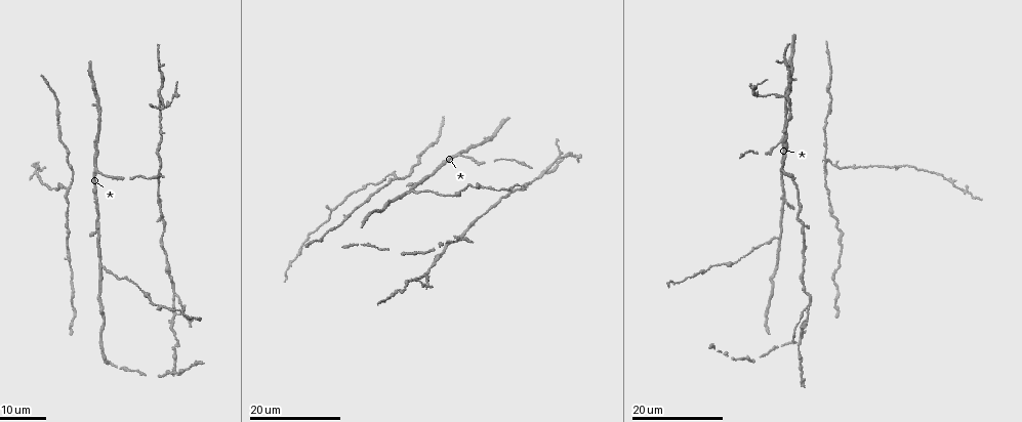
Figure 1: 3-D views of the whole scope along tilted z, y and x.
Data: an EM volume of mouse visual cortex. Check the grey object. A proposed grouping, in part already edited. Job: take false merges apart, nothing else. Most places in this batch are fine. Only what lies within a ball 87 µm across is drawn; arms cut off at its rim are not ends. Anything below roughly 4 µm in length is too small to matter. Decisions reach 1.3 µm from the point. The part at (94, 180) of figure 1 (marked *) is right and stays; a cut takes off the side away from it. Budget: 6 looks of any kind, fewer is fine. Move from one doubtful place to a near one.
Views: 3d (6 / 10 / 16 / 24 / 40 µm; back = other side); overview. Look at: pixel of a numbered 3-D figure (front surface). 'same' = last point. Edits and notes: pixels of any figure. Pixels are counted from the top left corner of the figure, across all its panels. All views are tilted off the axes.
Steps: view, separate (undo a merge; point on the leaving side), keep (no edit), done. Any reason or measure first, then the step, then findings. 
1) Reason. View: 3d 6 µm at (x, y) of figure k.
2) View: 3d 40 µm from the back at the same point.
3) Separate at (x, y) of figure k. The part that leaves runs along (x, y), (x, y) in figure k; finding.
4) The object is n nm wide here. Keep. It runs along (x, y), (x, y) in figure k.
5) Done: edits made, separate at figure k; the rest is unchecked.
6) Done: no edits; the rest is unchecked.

View: 3d 24 µm at (406, 194) of figure 1.

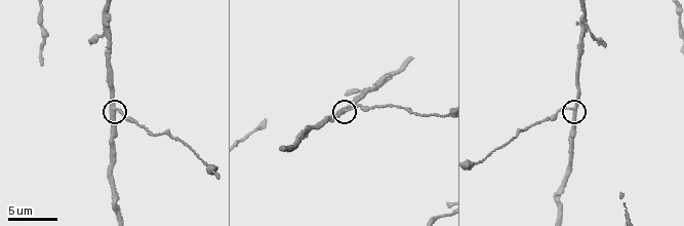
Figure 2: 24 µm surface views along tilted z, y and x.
View: 3d 6 µm at (346, 112) of figure 2.

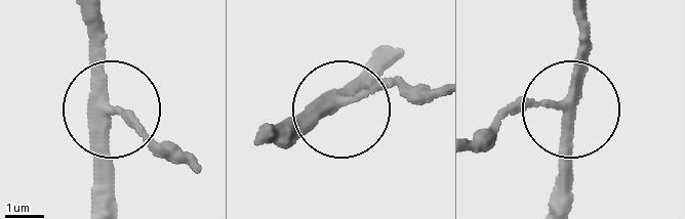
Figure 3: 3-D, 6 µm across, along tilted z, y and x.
The side arm is 39 µm long. Keep. It runs along (583, 18), (578, 92), (563, 107), (530, 104), (494, 119) in figure 3; one cell here.

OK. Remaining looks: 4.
View: 3d 24 µm at (809, 306) of figure 1.

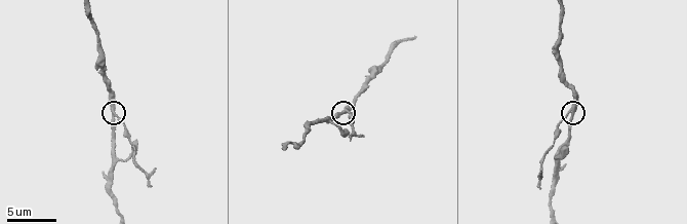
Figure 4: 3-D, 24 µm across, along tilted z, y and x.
View: 3d 6 µm at (112, 113) of figure 4.

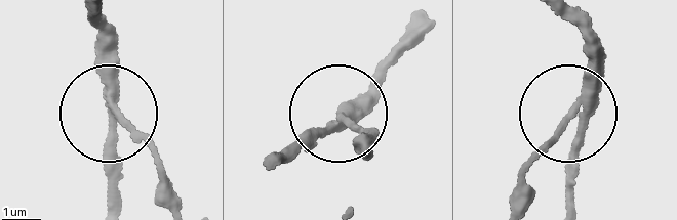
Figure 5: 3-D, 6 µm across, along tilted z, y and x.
The side arm is 10 µm long. Separate at (137, 136) of figure 5. The part that leaves runs along (113, 89), (166, 172), (169, 201) in figure 5; a second cell is stuck on.

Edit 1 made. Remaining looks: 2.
Done: edits made, separate at figure 5; the rest is unchecked.

